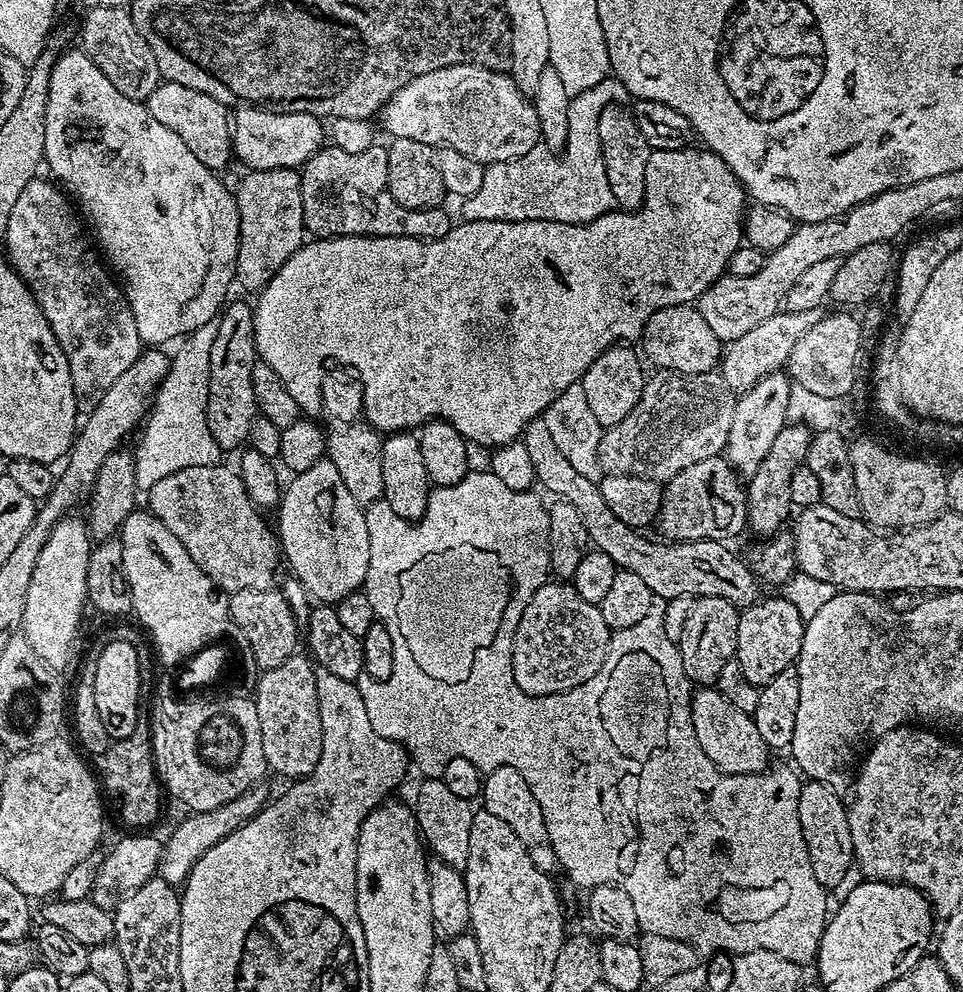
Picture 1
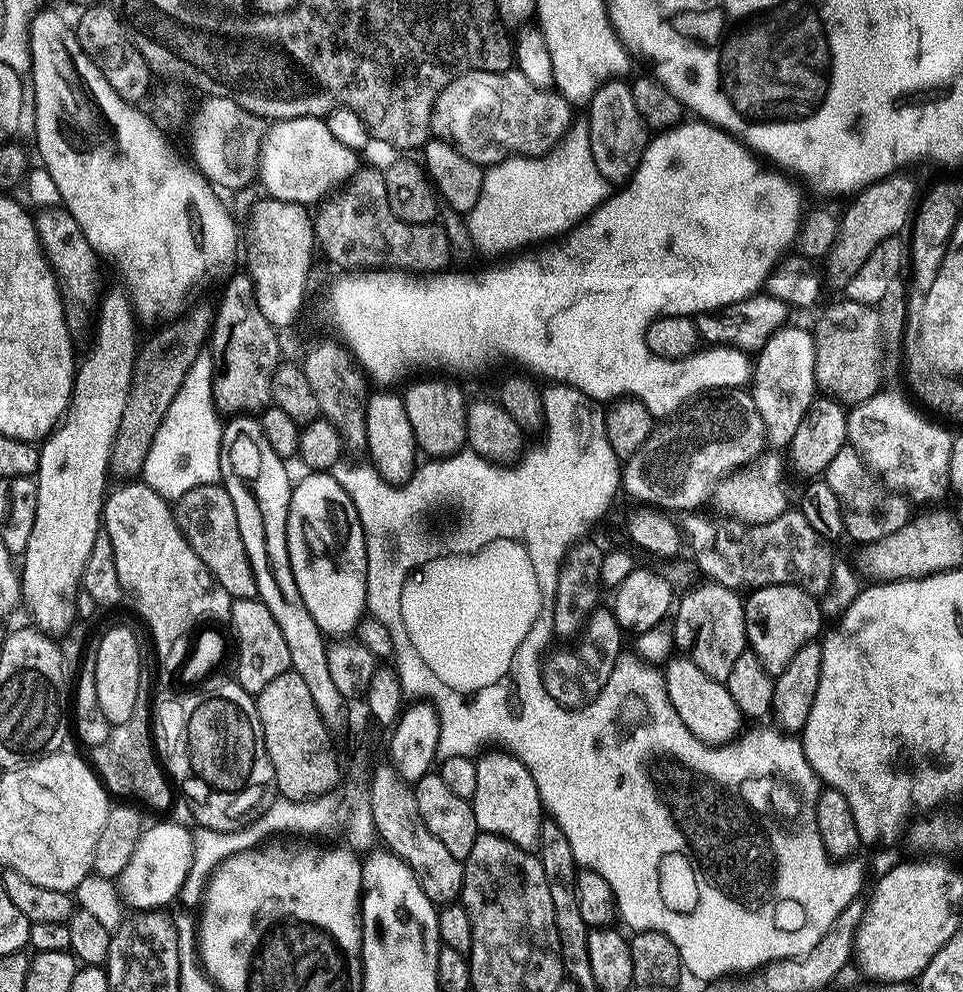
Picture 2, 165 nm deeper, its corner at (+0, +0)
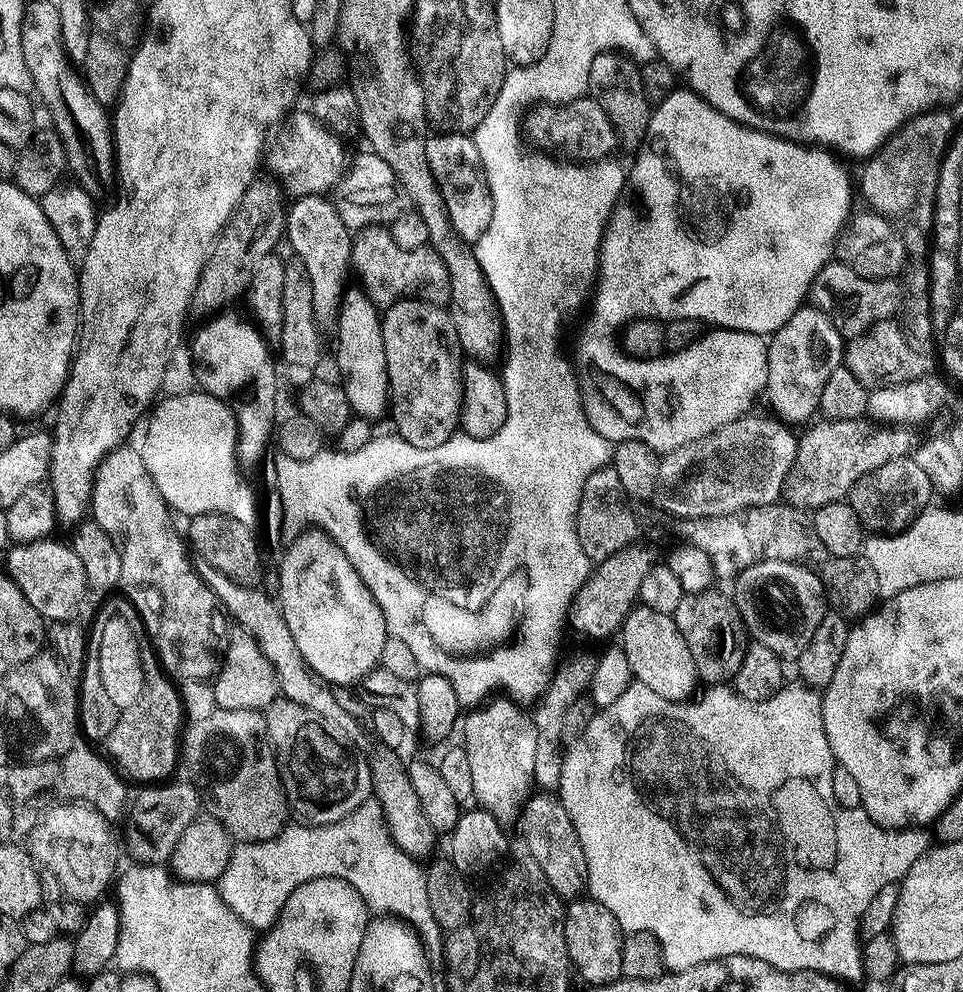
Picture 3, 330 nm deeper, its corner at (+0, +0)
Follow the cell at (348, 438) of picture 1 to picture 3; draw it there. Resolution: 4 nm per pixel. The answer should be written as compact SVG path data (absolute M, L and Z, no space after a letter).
M302 196L291 201L286 212L286 244L296 251L295 259L310 278L314 294L314 318L321 329L335 329L340 303L349 287L348 272L353 271L353 233L344 225L335 205L325 196Z

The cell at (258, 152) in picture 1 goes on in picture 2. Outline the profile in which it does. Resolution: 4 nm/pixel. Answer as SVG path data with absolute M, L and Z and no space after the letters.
M303 116L289 120L277 120L267 129L264 145L260 152L259 183L264 183L264 188L269 197L282 202L294 202L305 206L316 206L325 198L333 195L341 186L348 183L361 167L357 149L342 146L334 134L330 134L327 119L319 116Z

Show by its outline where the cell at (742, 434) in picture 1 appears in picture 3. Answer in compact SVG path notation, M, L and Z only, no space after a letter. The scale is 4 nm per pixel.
M815 306L799 308L782 327L775 329L771 336L767 341L768 404L773 408L771 411L785 424L807 425L817 415L826 378L830 378L835 368L841 367L846 341L834 326L831 315L821 312Z

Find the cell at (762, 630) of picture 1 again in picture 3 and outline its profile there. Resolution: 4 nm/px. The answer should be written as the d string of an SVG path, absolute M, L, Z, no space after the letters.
M764 560L741 573L734 581L734 588L737 588L734 603L744 620L747 635L755 643L766 646L766 650L774 650L774 654L778 654L785 662L794 662L799 658L810 638L814 638L814 630L818 630L818 622L822 622L826 611L824 586L815 572L800 564Z

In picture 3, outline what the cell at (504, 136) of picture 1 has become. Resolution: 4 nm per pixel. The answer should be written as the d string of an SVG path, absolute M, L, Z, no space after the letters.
M590 99L537 103L533 107L536 109L528 116L527 143L529 140L533 149L544 154L555 154L568 162L591 162L611 157L612 147L618 144L616 132L599 99Z

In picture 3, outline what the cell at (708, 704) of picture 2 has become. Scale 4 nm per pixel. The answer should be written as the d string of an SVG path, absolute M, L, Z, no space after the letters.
M643 606L633 607L625 618L618 633L626 658L630 662L633 677L642 685L650 686L658 698L666 698L673 702L684 702L698 685L694 658L690 654L690 646L686 646L686 638L678 630L675 619L666 614L658 614Z

